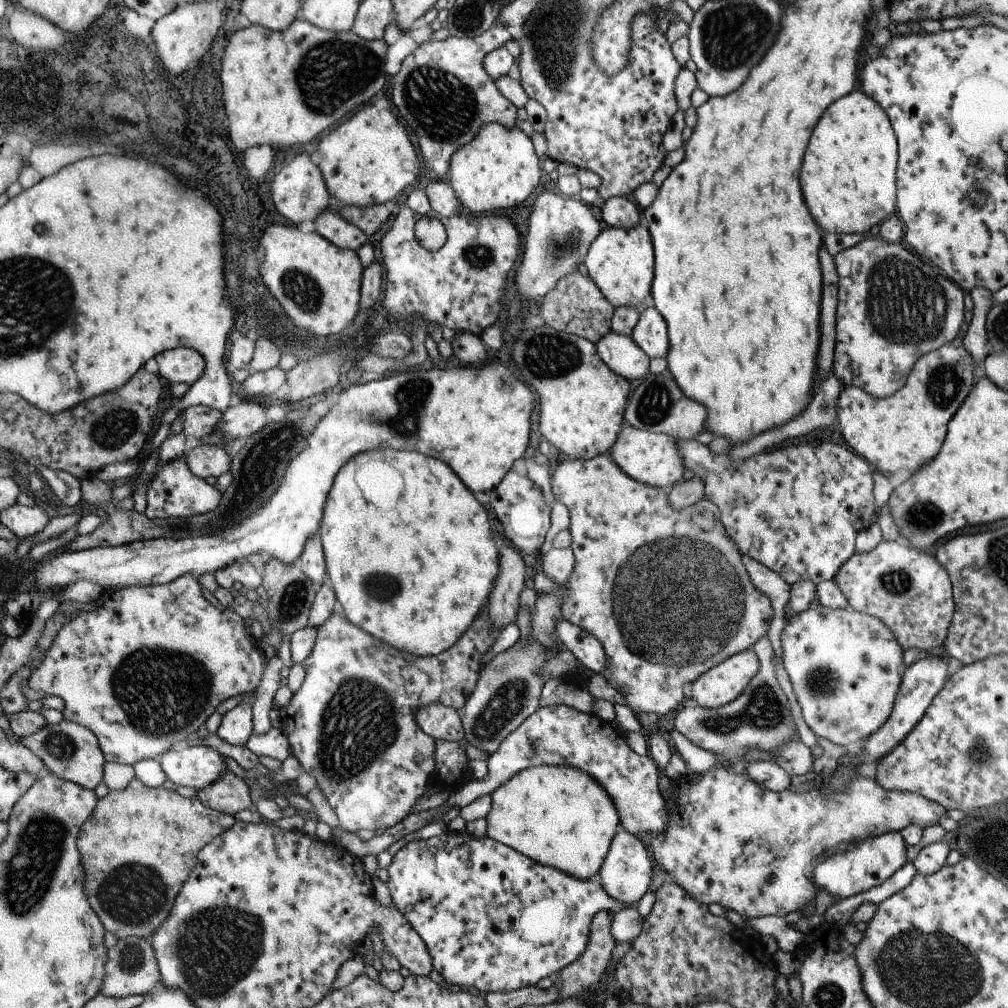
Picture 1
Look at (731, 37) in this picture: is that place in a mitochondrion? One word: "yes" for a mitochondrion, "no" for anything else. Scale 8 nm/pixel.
yes

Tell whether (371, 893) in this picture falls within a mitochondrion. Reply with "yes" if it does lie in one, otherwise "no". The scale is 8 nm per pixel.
no

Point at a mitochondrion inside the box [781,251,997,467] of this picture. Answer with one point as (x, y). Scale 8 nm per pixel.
(943, 384)

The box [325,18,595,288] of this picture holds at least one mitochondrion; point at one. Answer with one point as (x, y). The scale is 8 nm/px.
(440, 104)

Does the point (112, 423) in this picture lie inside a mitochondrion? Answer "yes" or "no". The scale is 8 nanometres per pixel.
yes

